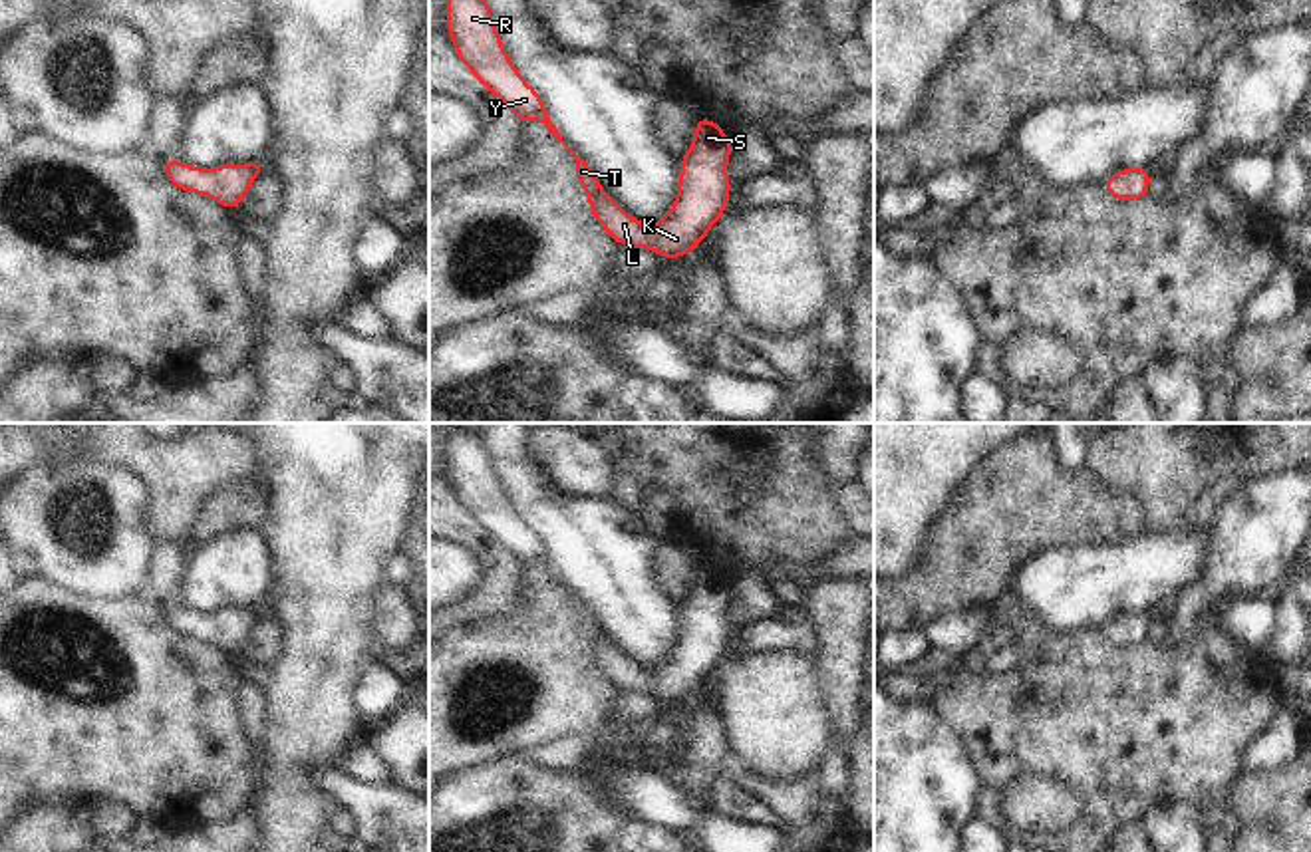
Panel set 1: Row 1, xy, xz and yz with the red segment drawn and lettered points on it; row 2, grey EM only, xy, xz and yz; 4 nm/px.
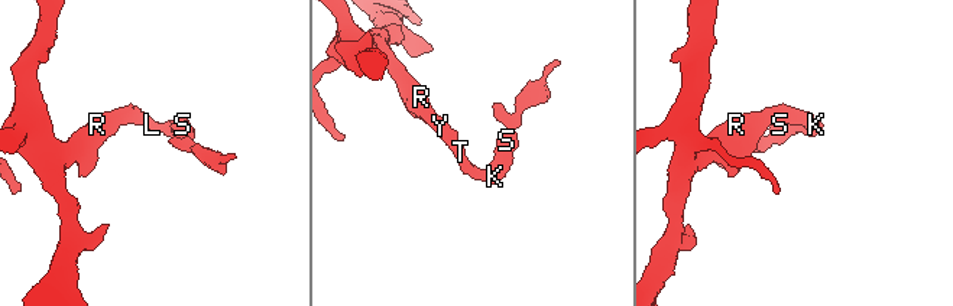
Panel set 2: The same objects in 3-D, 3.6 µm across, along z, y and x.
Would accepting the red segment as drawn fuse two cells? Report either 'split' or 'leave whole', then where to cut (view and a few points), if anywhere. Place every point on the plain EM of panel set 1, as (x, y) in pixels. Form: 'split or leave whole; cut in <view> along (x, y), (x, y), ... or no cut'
leave whole; no cut

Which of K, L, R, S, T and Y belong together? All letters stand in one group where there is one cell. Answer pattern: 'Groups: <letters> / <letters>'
Groups: K L R S T Y.

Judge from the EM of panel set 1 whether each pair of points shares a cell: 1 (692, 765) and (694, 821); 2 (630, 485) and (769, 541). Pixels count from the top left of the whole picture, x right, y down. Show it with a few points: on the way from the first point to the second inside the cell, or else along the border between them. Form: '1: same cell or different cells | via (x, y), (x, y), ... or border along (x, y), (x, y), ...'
1: different cells | border along (668, 779), (708, 807)
2: same cell | via (664, 479), (674, 479), (735, 539)

